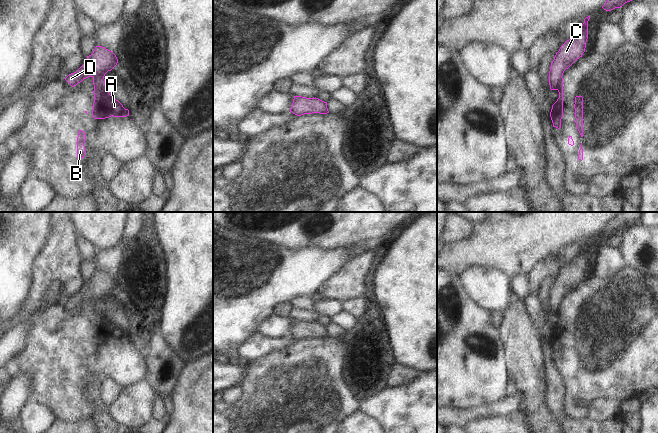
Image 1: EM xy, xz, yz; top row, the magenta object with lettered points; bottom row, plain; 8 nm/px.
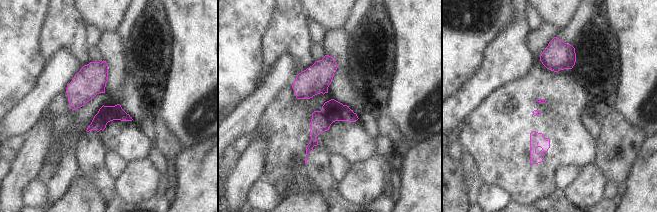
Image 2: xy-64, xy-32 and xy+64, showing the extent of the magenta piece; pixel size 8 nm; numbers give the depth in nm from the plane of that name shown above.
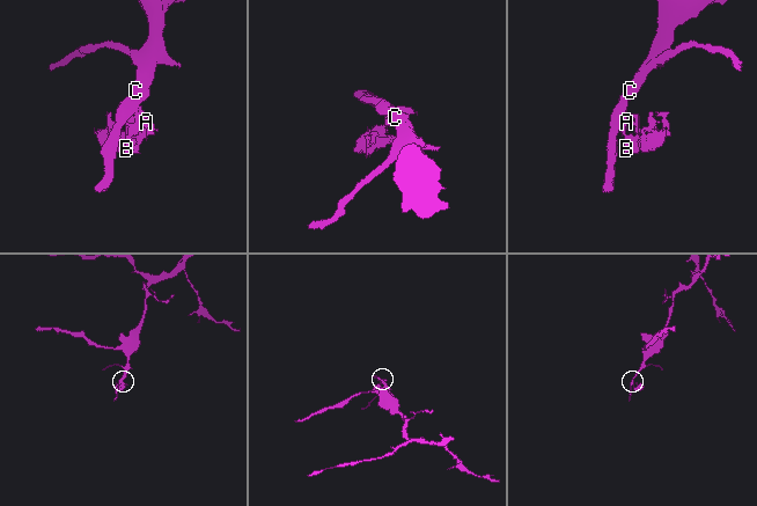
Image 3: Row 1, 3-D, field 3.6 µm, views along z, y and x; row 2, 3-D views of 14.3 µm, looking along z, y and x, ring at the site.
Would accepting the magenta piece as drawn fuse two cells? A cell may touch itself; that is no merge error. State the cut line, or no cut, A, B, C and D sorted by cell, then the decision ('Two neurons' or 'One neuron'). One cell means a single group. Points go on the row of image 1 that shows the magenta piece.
Split along xy (103, 77), (95, 78), (93, 83). Groups: A B / C D. Two neurons

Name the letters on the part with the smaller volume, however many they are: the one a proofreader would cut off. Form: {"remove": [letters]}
{"remove": ["A", "B"]}

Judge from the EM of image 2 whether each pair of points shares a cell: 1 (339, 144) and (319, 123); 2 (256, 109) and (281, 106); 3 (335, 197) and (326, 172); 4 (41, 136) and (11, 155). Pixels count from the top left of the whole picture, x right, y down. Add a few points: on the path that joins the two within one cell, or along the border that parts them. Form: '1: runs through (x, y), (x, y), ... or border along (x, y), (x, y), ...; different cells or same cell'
1: runs through (335, 139), (324, 128); same cell
2: border along (282, 90), (267, 107), (257, 129); different cells
3: runs through (332, 191), (326, 178); same cell
4: border along (18, 152), (18, 155), (11, 163); different cells

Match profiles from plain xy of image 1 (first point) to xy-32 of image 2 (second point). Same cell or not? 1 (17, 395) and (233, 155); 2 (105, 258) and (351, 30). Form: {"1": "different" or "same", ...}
{"1": "different", "2": "different"}

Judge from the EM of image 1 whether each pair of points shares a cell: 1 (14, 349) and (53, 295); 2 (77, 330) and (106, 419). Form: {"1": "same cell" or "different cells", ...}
{"1": "same cell", "2": "different cells"}

